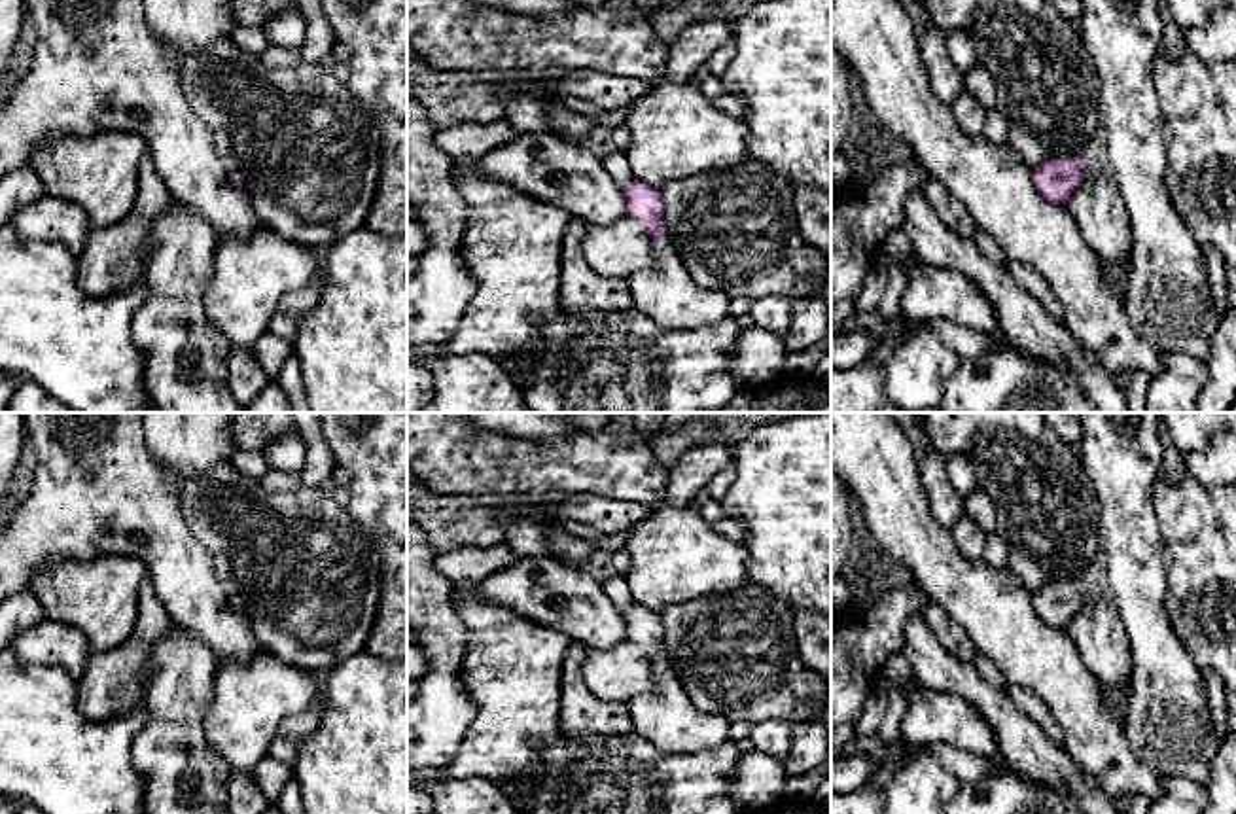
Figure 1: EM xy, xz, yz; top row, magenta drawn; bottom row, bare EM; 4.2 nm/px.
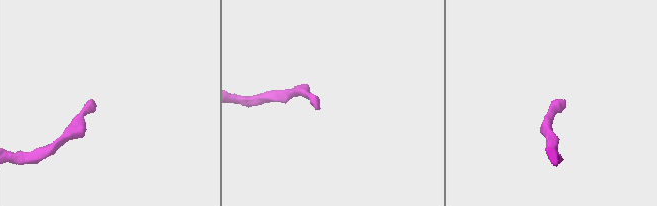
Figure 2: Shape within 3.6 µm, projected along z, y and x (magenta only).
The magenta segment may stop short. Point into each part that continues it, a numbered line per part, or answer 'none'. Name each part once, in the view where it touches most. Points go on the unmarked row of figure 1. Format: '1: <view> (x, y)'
1: xy (237, 595)

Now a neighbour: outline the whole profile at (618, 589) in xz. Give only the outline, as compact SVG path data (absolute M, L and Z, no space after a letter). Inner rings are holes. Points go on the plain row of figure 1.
M613 575L602 581L602 589L611 600L611 604L623 613L627 608L634 606L630 585L625 575Z

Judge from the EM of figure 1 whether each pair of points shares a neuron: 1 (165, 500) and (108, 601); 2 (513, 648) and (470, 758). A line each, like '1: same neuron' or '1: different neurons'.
1: different neurons
2: same neuron

